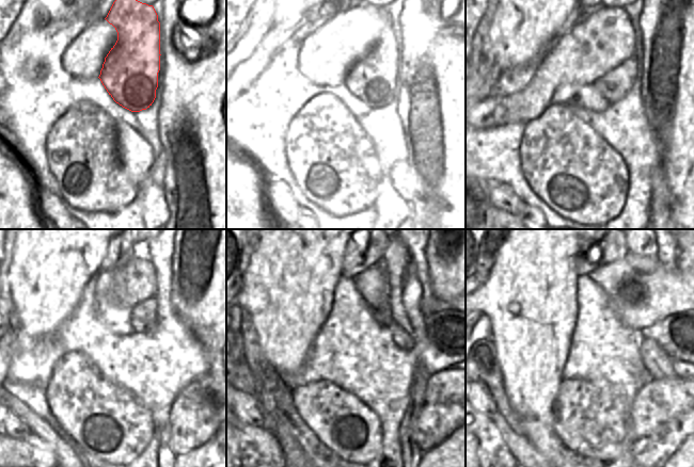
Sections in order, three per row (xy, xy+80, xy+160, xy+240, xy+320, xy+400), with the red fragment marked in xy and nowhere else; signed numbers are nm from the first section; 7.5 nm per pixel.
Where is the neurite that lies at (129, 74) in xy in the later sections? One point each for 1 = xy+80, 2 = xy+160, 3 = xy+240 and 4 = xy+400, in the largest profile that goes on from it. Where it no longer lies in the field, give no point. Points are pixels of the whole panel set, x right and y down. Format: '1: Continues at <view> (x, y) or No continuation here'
1: Continues at xy+80 (371, 81)
2: Continues at xy+160 (614, 85)
3: Continues at xy+240 (143, 316)
4: Continues at xy+400 (659, 364)

